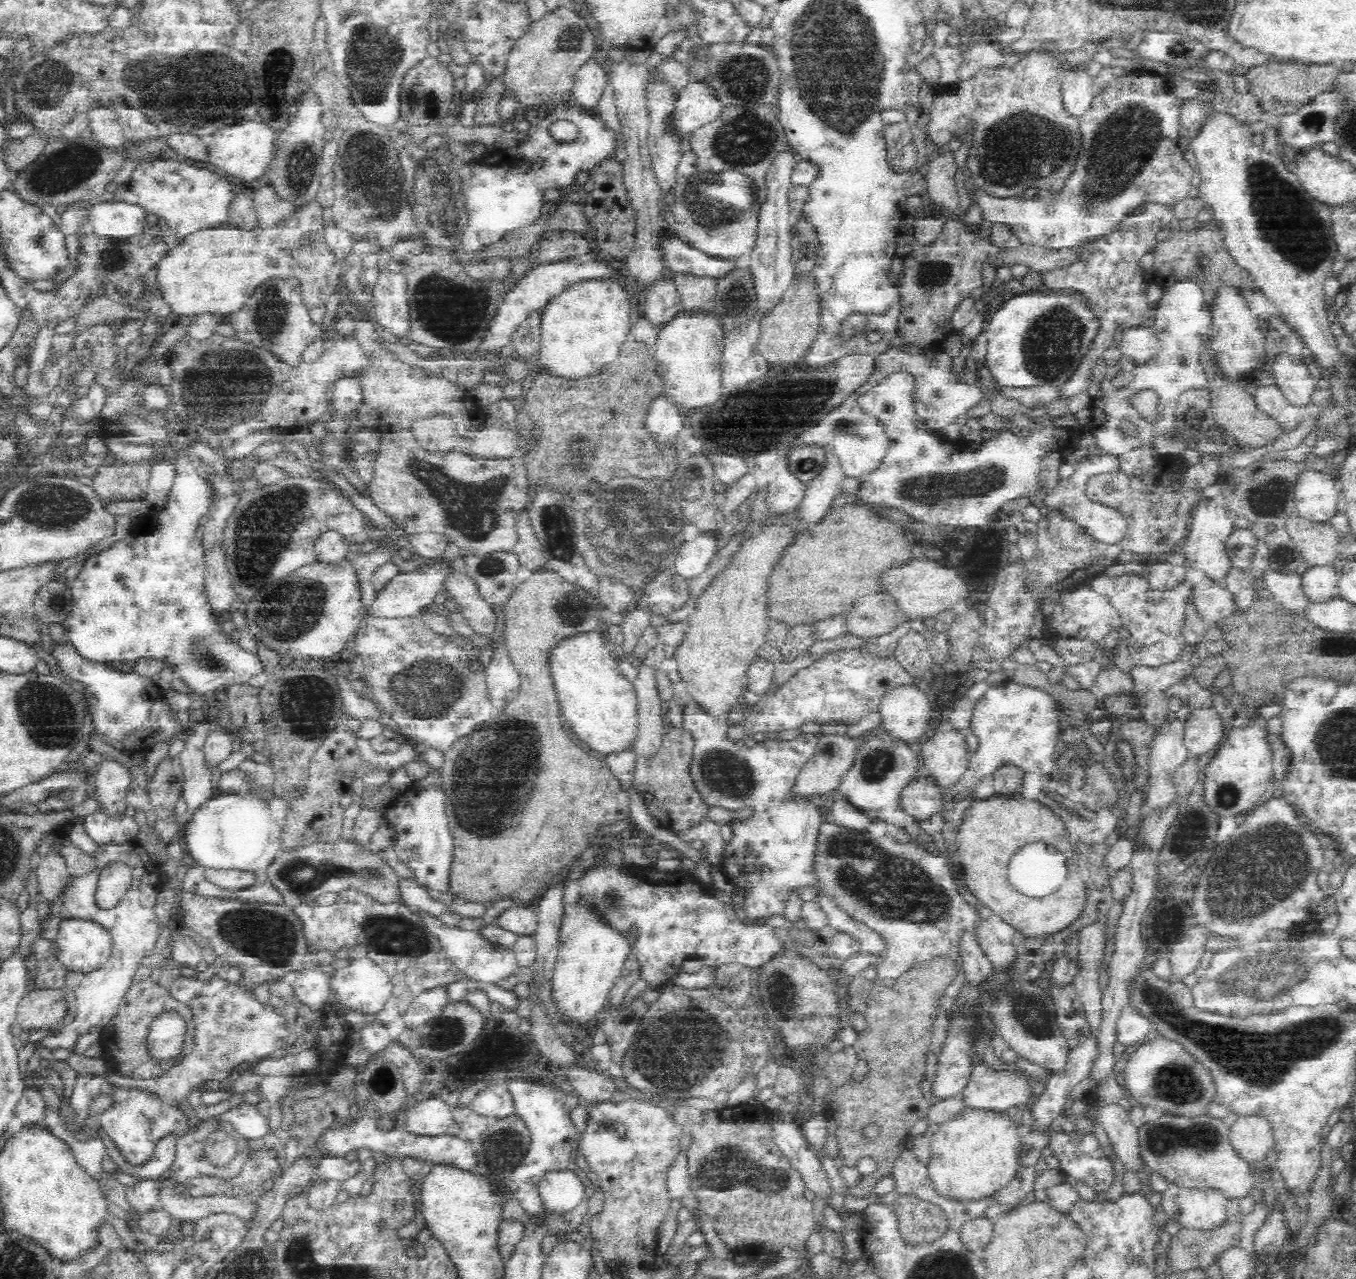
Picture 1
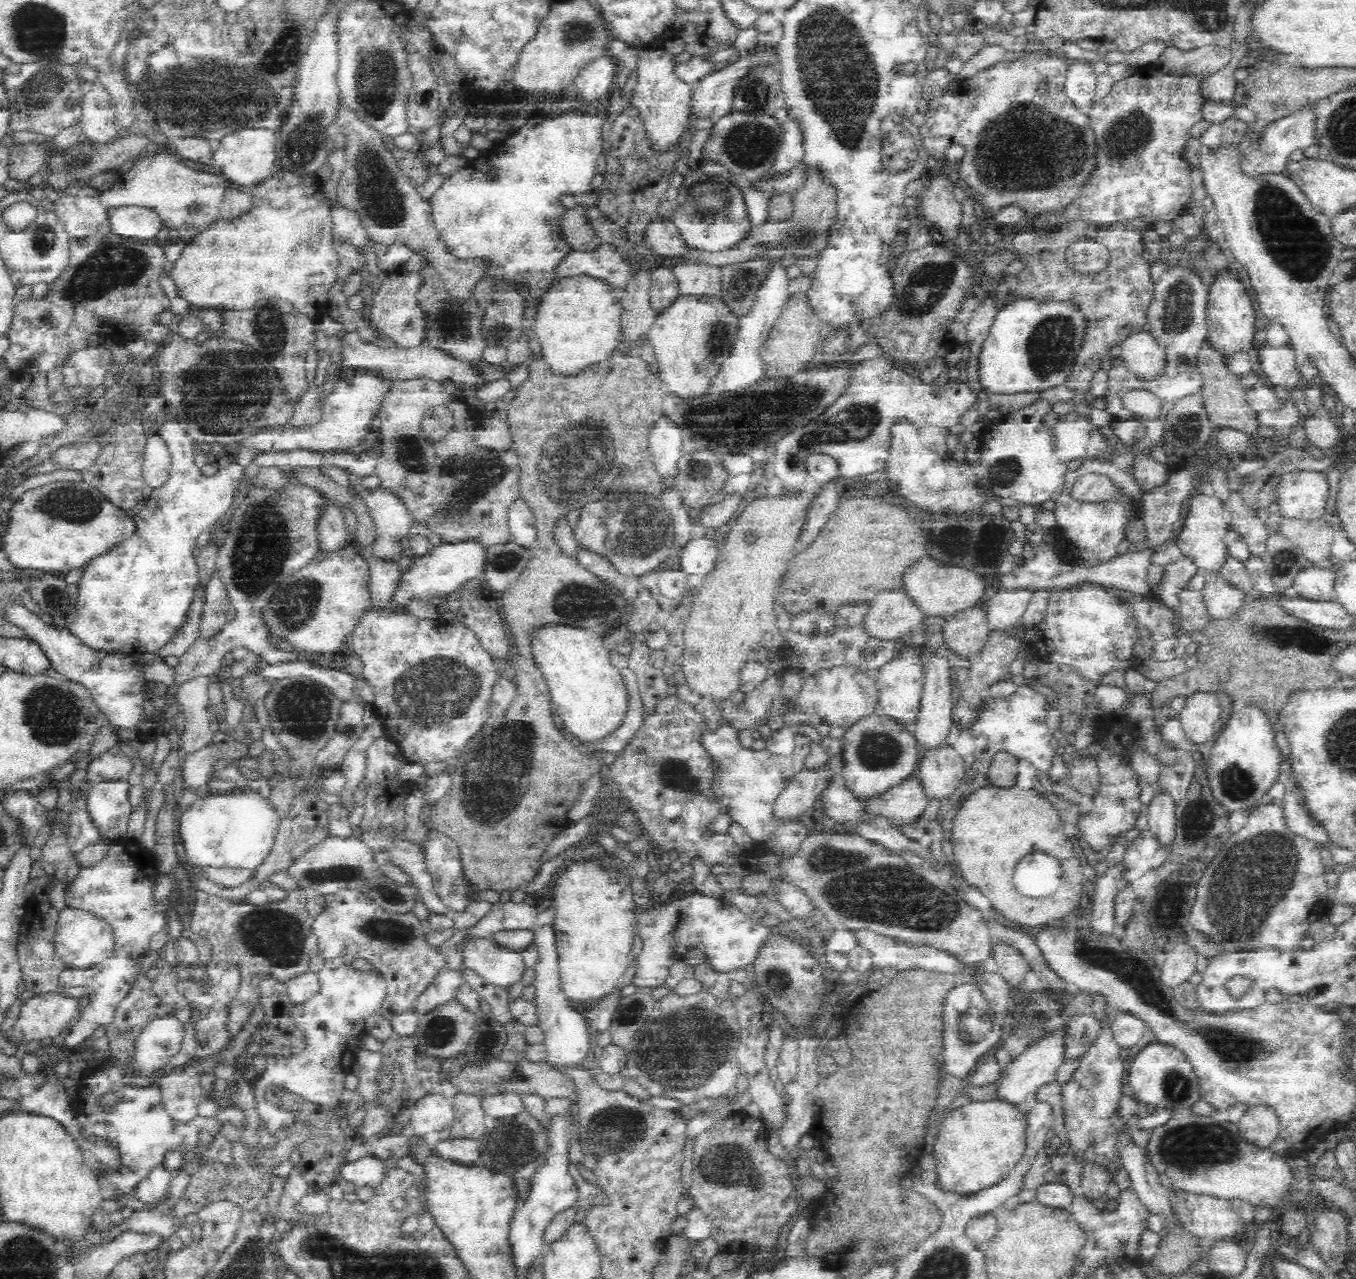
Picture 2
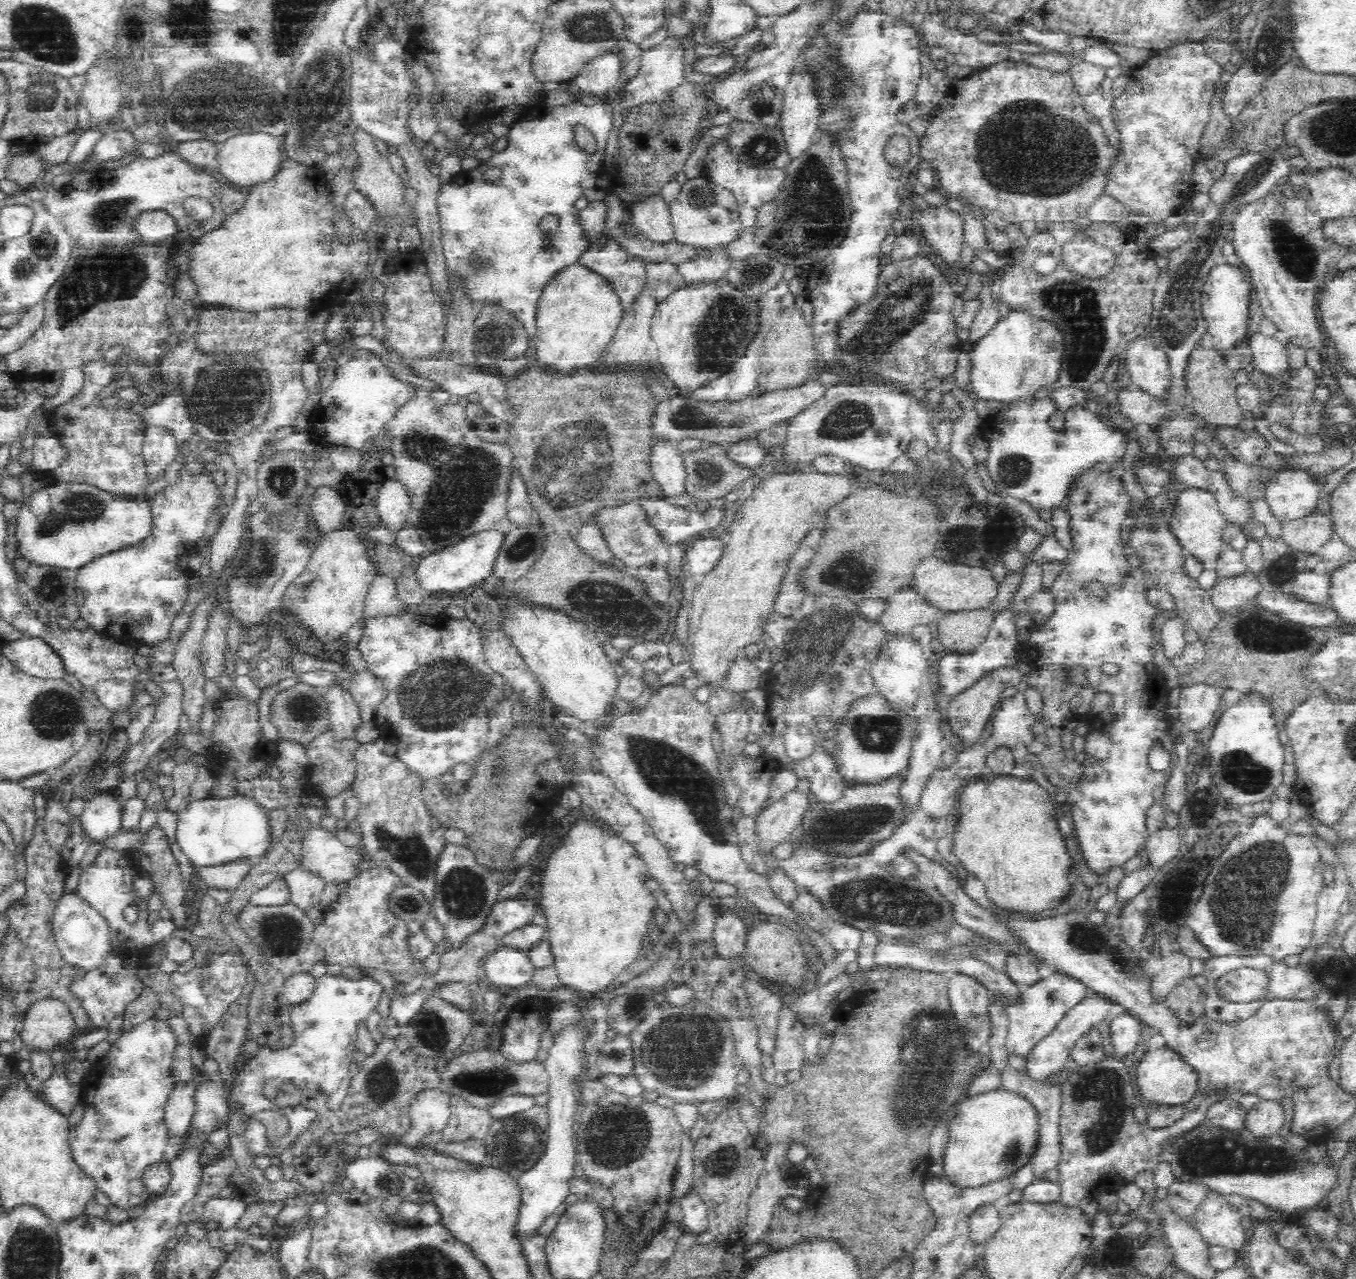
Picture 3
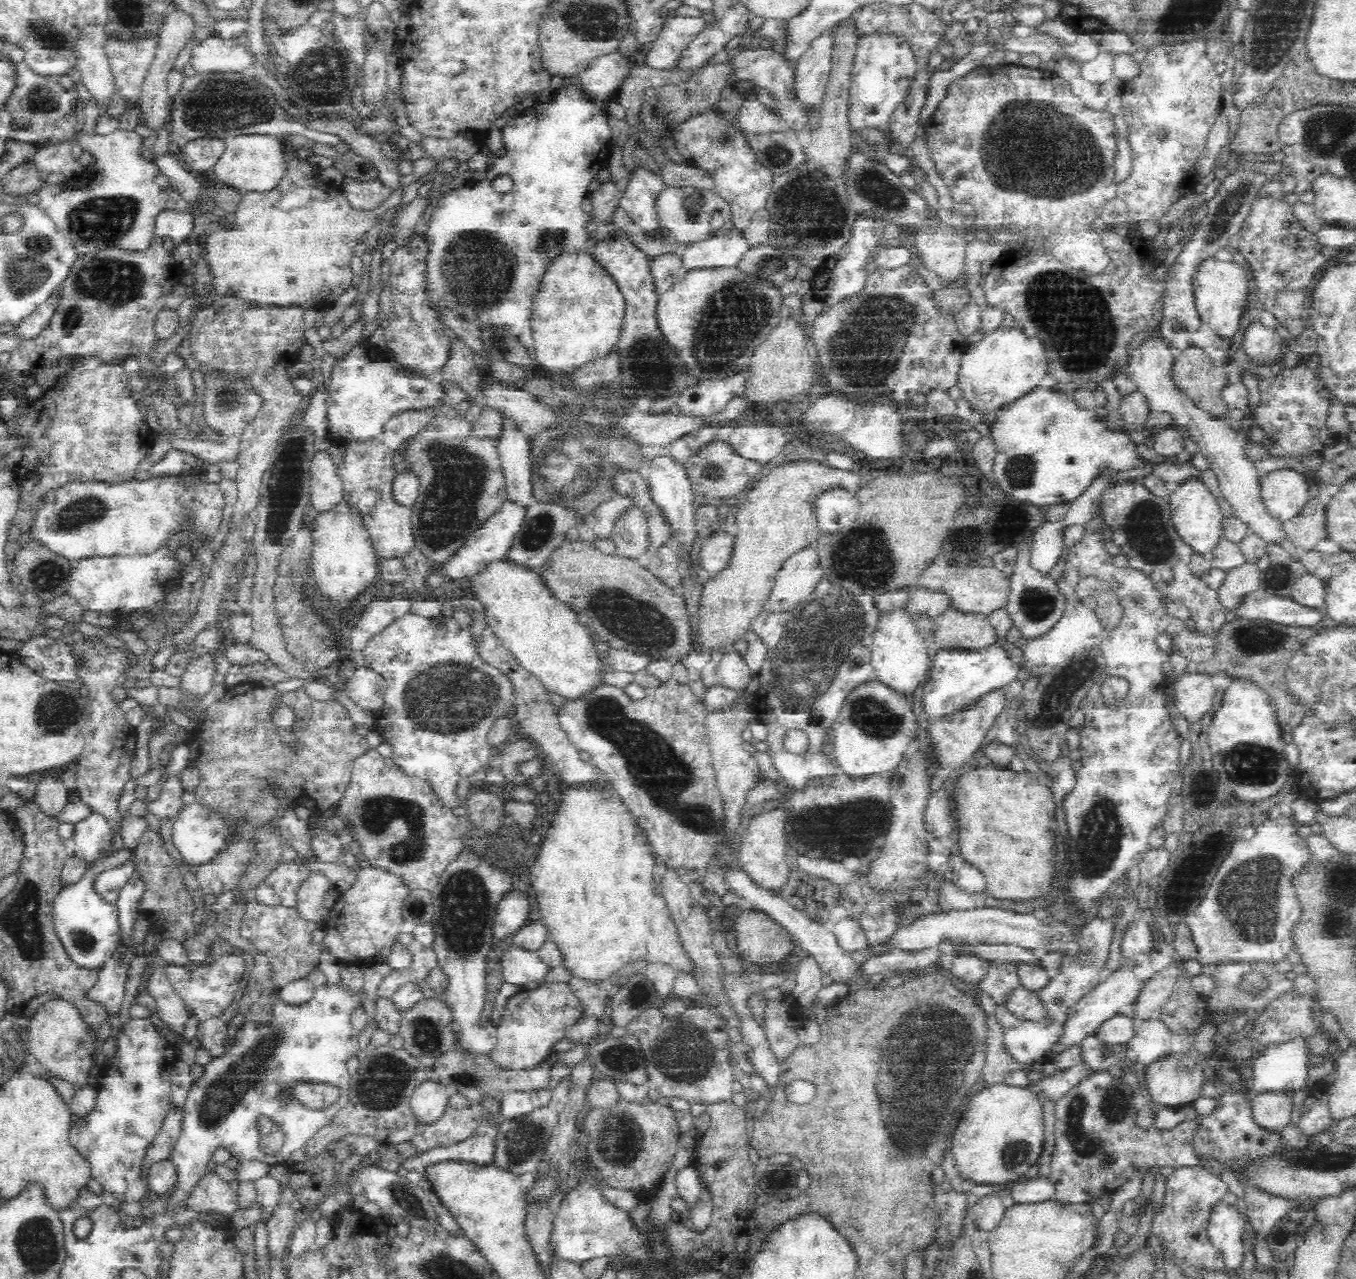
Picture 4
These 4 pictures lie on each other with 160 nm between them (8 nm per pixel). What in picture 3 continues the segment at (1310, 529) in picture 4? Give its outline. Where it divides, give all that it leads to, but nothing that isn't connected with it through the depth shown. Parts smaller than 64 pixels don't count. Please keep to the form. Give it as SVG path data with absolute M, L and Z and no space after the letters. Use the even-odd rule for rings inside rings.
M1314 513L1298 520L1281 524L1281 539L1290 548L1308 555L1317 554L1334 534L1330 514Z

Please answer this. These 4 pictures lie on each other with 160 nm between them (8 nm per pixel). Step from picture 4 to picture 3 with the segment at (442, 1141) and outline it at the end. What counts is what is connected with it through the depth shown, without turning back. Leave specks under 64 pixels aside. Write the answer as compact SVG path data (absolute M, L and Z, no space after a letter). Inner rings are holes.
M452 1096L451 1116L446 1128L441 1131L441 1140L447 1143L482 1140L488 1135L494 1119L489 1112L476 1108L470 1101Z

